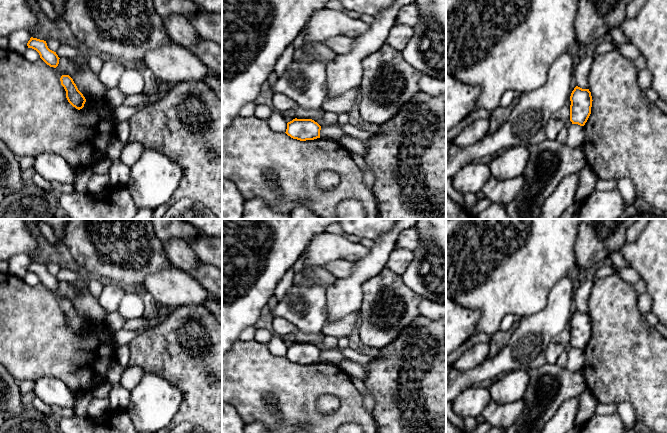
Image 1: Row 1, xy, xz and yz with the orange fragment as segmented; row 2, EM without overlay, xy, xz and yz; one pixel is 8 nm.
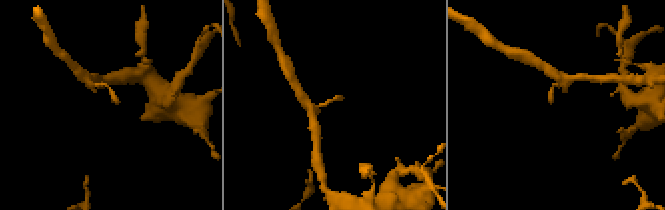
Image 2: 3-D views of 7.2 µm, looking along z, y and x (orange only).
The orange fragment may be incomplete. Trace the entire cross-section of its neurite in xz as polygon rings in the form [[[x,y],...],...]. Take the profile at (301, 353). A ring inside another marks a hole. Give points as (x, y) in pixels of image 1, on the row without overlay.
[[[293,343],[287,347],[286,358],[300,365],[320,362],[321,350],[312,343]]]

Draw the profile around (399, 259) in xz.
[[[395,248],[388,259],[386,268],[392,272],[403,275],[409,263],[412,261],[414,252],[405,248]]]

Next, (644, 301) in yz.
[[[647,292],[638,295],[637,306],[641,312],[651,312],[652,308],[651,296]]]

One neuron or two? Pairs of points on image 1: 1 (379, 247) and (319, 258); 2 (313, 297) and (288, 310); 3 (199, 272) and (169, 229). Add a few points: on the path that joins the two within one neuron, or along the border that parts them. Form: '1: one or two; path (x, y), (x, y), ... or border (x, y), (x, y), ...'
1: two; border (370, 248), (365, 255), (352, 262)
2: one; path (307, 303), (304, 306), (294, 307)
3: one; path (197, 261), (180, 240)

